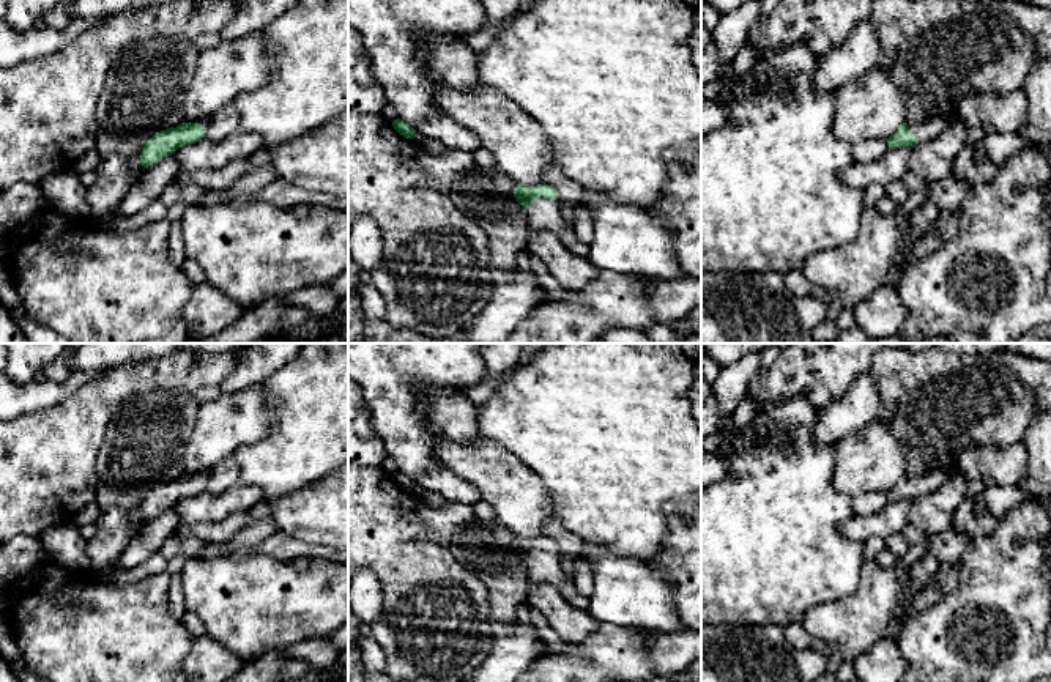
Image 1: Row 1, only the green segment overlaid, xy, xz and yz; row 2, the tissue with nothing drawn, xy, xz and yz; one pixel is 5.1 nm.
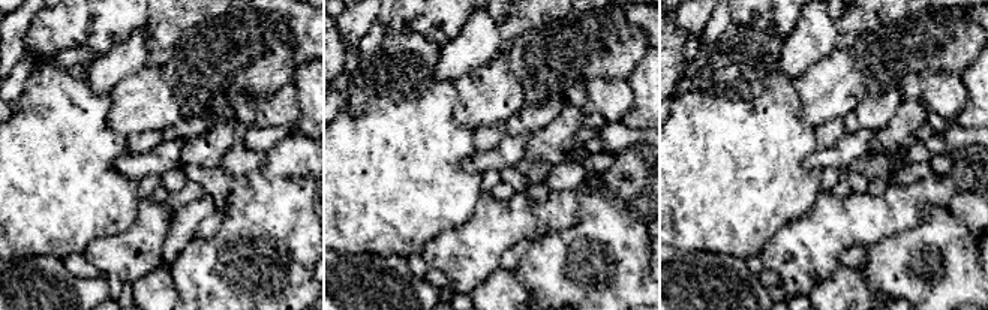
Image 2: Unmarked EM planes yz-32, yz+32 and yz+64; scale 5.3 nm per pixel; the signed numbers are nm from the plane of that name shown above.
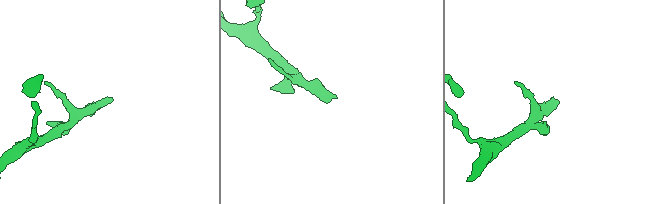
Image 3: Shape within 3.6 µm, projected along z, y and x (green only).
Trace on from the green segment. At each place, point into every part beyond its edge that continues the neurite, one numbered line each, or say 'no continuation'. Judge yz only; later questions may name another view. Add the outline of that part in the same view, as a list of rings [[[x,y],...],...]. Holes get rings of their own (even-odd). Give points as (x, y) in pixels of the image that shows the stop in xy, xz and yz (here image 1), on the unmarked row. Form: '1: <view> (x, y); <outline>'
1: yz (927, 482); [[[936,468],[923,474],[908,476],[911,487],[915,490],[919,496],[925,496],[934,491],[945,482],[947,477],[949,476],[945,468]]]

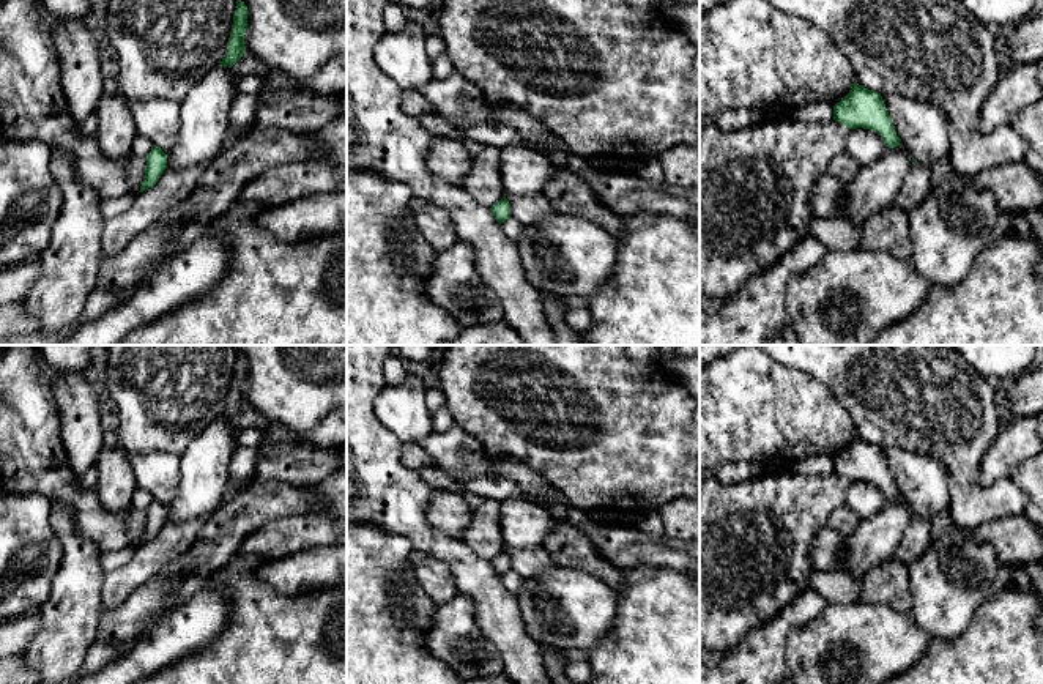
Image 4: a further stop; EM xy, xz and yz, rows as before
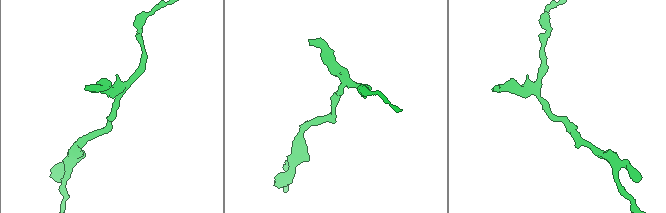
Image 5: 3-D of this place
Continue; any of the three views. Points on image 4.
no continuation

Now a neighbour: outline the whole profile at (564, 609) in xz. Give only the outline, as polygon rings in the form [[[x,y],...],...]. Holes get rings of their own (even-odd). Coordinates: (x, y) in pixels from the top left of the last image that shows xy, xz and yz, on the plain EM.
[[[561,566],[525,578],[515,597],[529,637],[562,651],[589,651],[618,621],[616,589]]]

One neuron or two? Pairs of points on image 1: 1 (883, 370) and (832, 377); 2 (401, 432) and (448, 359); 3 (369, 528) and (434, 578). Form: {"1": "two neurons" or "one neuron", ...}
{"1": "two neurons", "2": "one neuron", "3": "one neuron"}

